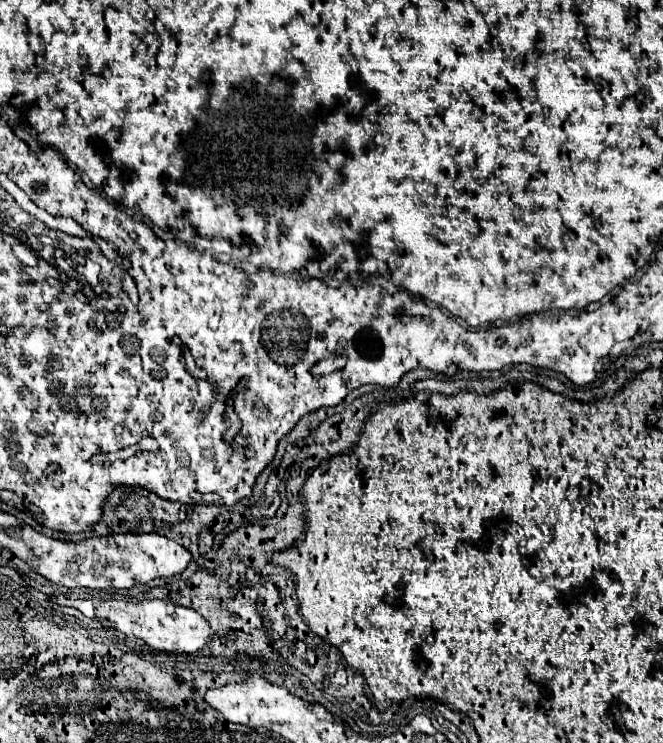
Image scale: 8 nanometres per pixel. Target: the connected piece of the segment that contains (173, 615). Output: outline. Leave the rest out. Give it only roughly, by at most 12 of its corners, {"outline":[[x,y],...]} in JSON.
{"outline":[[145,599],[75,610],[151,650],[195,654],[211,636],[195,610]]}

